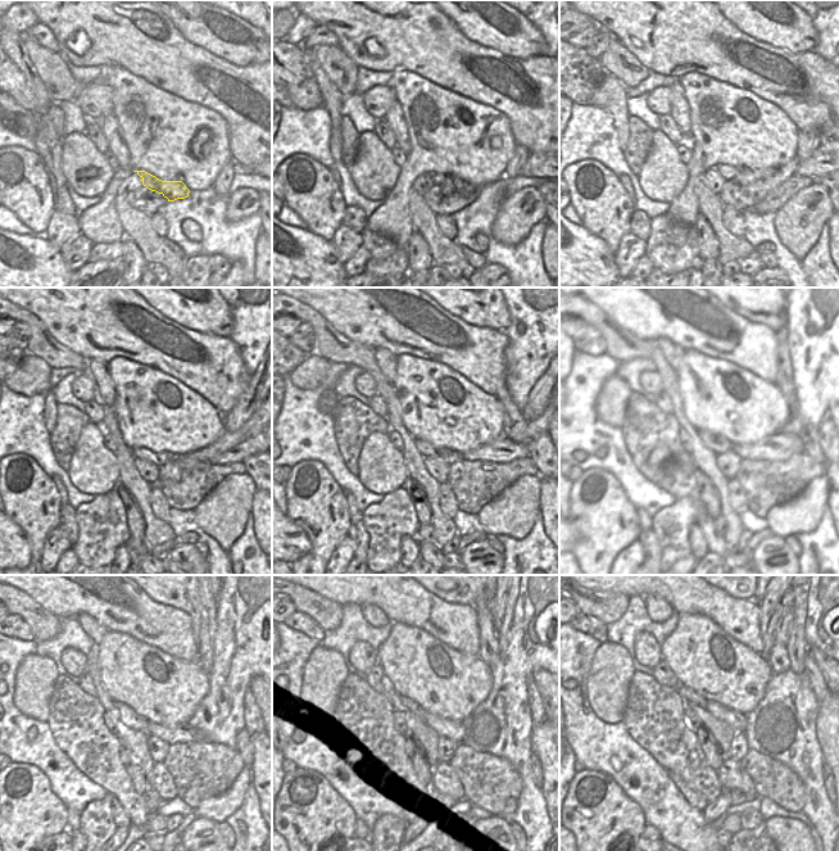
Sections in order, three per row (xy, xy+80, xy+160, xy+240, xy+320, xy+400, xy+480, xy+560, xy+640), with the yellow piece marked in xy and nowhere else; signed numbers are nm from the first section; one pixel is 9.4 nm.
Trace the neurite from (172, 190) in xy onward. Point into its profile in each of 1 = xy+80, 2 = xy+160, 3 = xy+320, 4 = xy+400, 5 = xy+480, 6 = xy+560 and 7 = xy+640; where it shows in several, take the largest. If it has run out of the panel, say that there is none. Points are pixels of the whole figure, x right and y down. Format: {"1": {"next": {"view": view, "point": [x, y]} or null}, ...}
{"1": {"next": {"view": "xy+80", "point": [448, 185]}}, "2": {"next": {"view": "xy+160", "point": [744, 176]}}, "3": {"next": {"view": "xy+320", "point": [427, 451]}}, "4": {"next": {"view": "xy+400", "point": [716, 443]}}, "5": {"next": {"view": "xy+480", "point": [130, 718]}}, "6": {"next": {"view": "xy+560", "point": [411, 705]}}, "7": {"next": {"view": "xy+640", "point": [685, 692]}}}

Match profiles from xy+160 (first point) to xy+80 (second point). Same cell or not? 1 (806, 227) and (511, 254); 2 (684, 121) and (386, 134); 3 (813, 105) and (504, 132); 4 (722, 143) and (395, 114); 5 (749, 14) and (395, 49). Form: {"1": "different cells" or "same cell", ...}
{"1": "different cells", "2": "different cells", "3": "different cells", "4": "different cells", "5": "different cells"}

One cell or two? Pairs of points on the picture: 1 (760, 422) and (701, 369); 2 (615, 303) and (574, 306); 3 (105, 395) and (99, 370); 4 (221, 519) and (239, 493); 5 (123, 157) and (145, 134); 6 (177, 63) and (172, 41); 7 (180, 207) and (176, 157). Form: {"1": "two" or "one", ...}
{"1": "one", "2": "two", "3": "one", "4": "one", "5": "two", "6": "one", "7": "two"}

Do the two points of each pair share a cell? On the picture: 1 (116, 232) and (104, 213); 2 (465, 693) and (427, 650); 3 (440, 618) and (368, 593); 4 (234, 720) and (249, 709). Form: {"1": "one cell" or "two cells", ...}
{"1": "one cell", "2": "one cell", "3": "one cell", "4": "two cells"}

